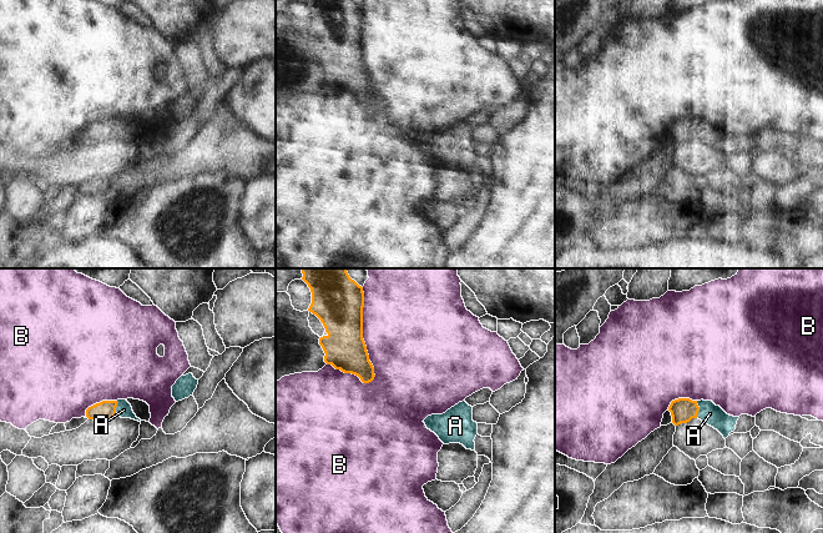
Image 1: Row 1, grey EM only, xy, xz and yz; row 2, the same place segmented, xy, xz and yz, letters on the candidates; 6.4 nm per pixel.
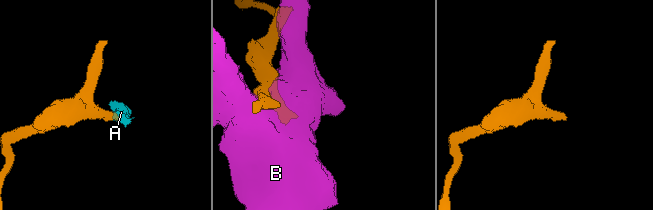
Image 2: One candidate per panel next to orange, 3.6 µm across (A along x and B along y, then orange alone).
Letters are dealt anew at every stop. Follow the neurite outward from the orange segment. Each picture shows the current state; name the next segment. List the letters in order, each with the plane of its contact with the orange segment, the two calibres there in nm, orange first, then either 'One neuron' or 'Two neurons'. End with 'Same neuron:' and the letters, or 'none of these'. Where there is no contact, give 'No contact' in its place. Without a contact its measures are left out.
A: Touches orange in yz. Thickness 160 nm (orange) against 140 nm. One neuron
B: Touches orange in xz. Thickness 300 nm (orange) against 480 nm. Two neurons
Same neuron: A

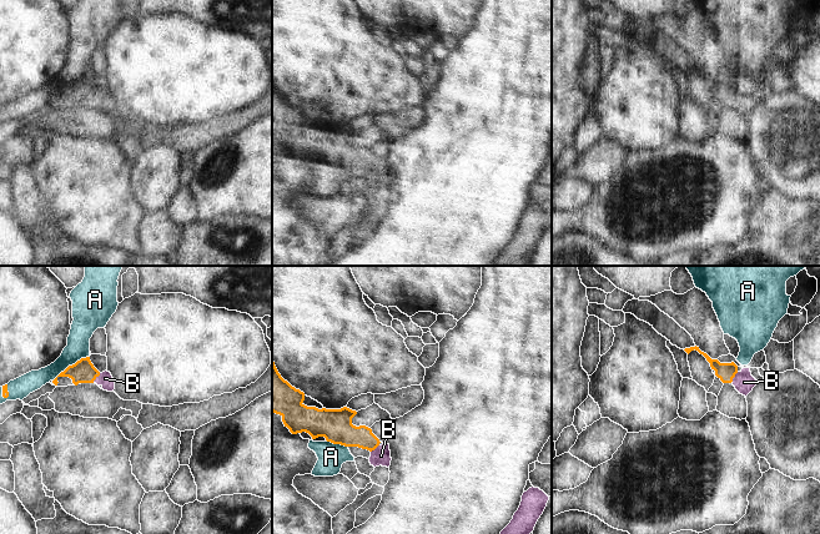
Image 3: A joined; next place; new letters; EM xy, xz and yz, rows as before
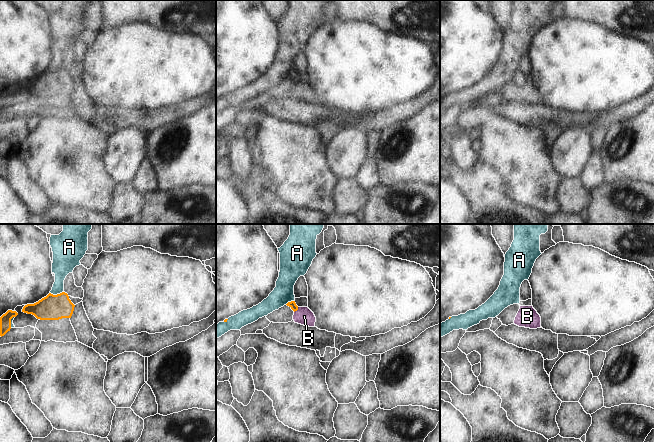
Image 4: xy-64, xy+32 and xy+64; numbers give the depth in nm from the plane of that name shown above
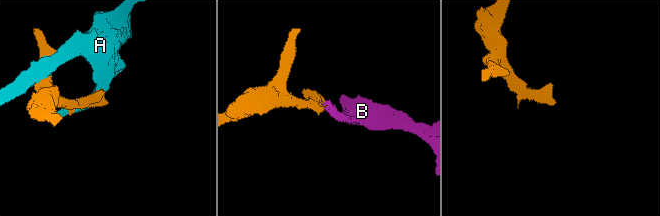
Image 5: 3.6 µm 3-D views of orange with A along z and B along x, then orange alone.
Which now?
A: Touches orange in xy. Thickness 150 nm (orange) against 150 nm. Two neurons
B: Touches orange in xy. Thickness 150 nm (orange) against 90 nm. One neuron
Same neuron: B

